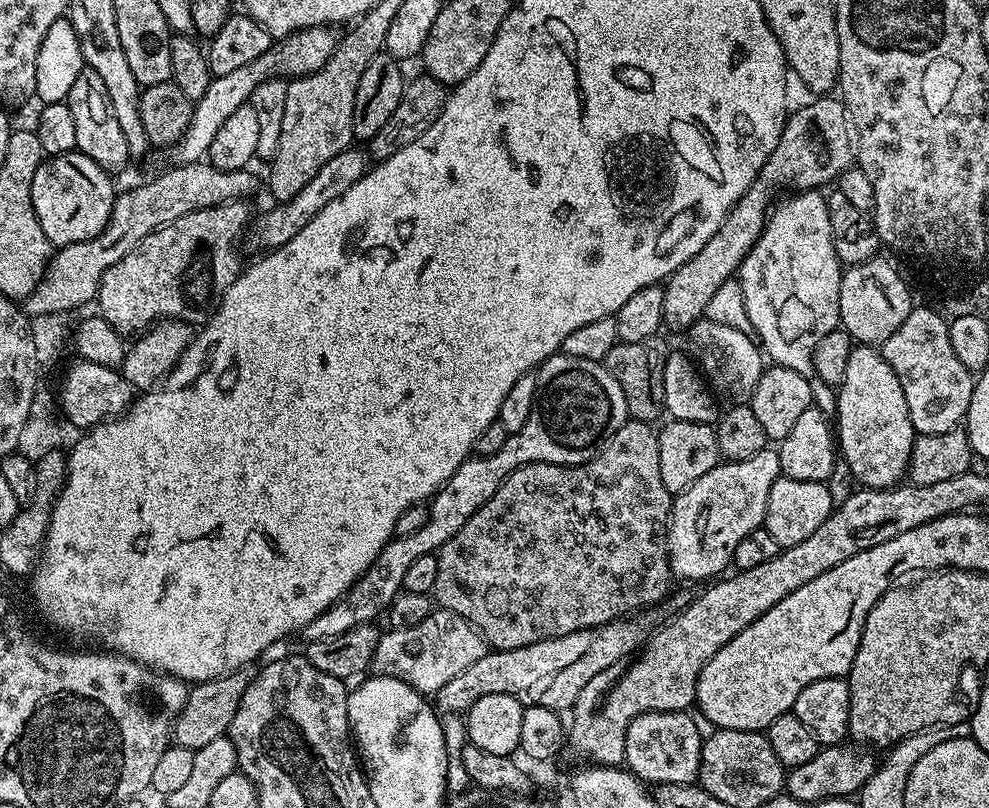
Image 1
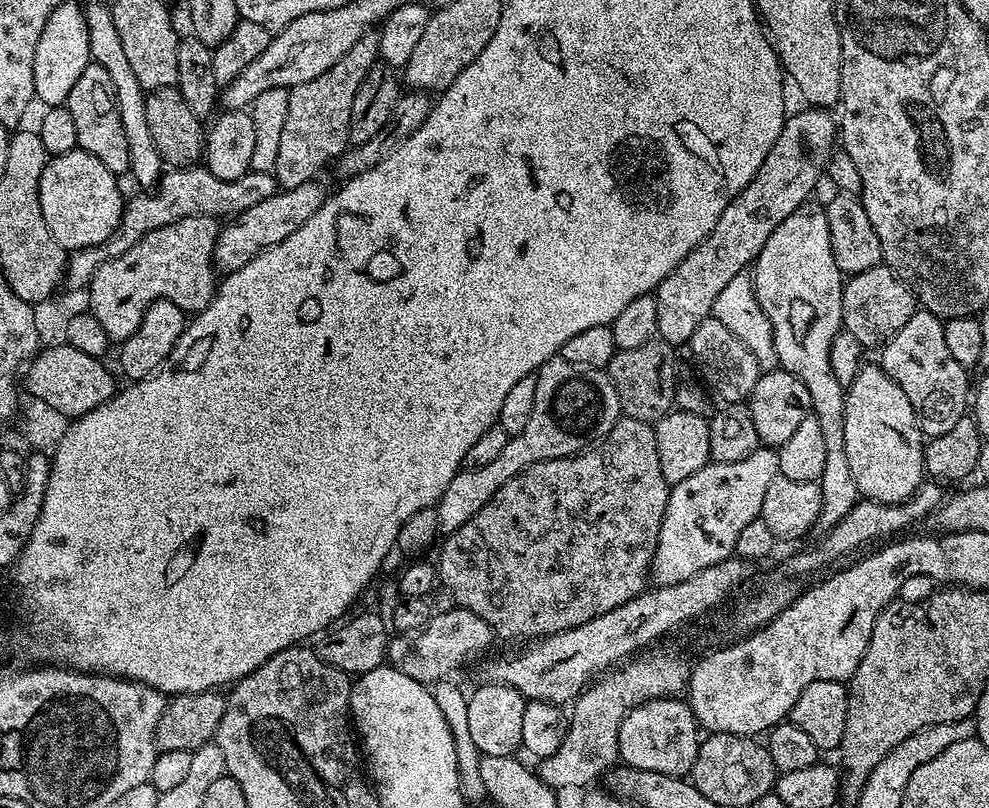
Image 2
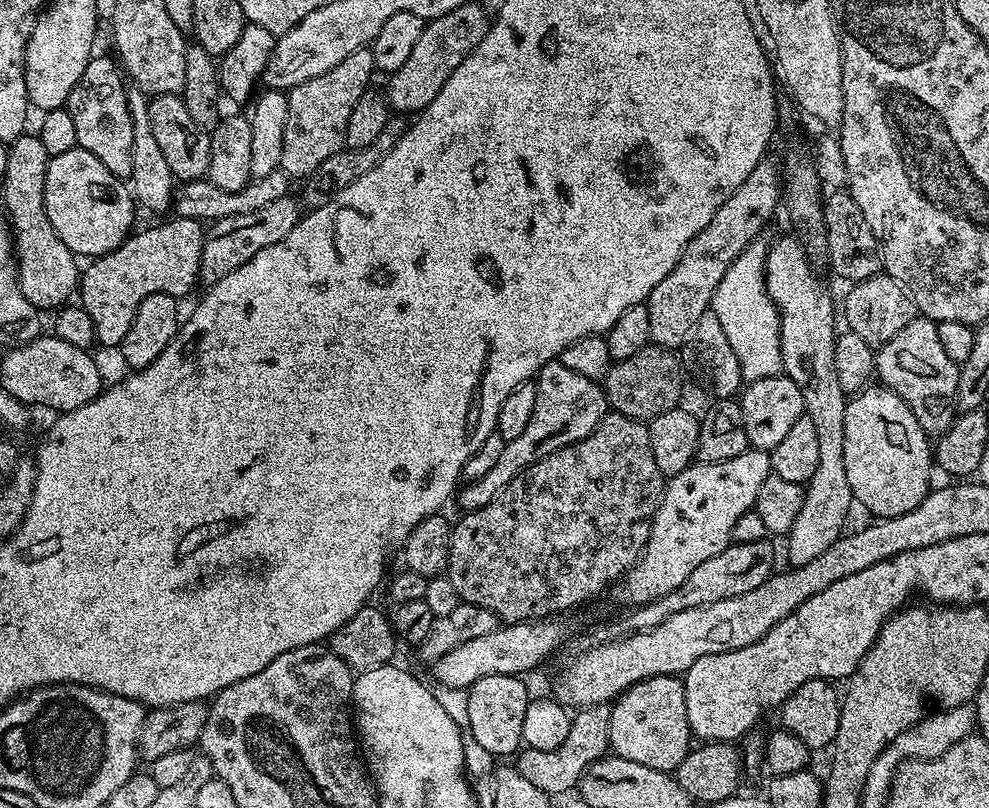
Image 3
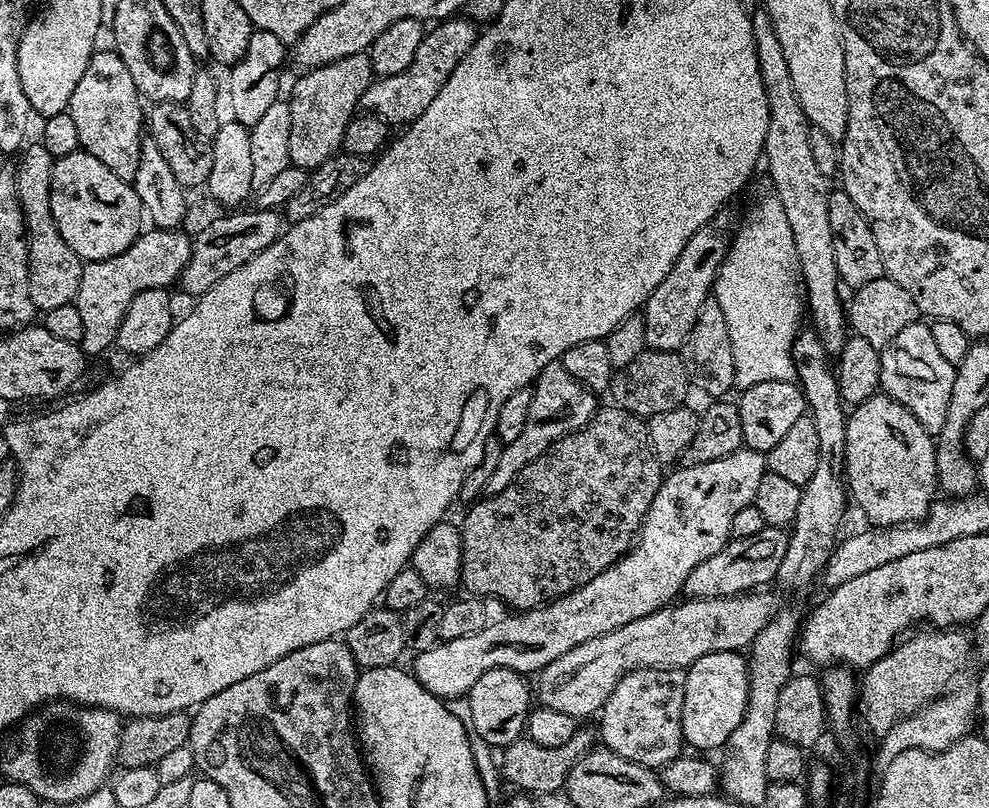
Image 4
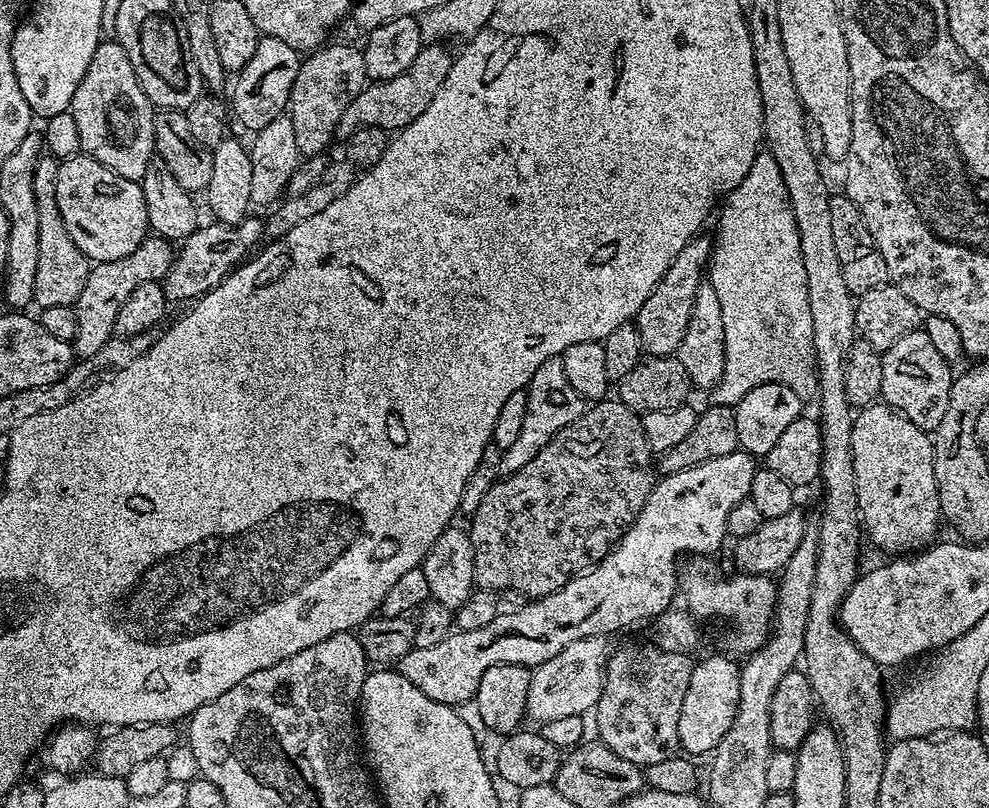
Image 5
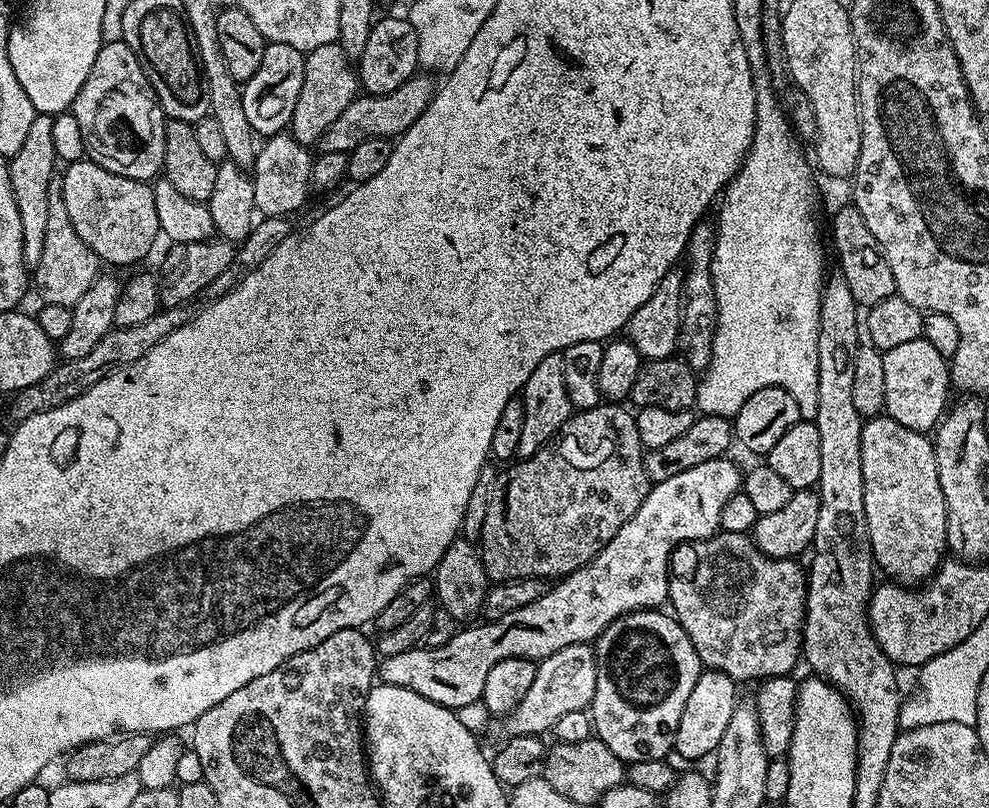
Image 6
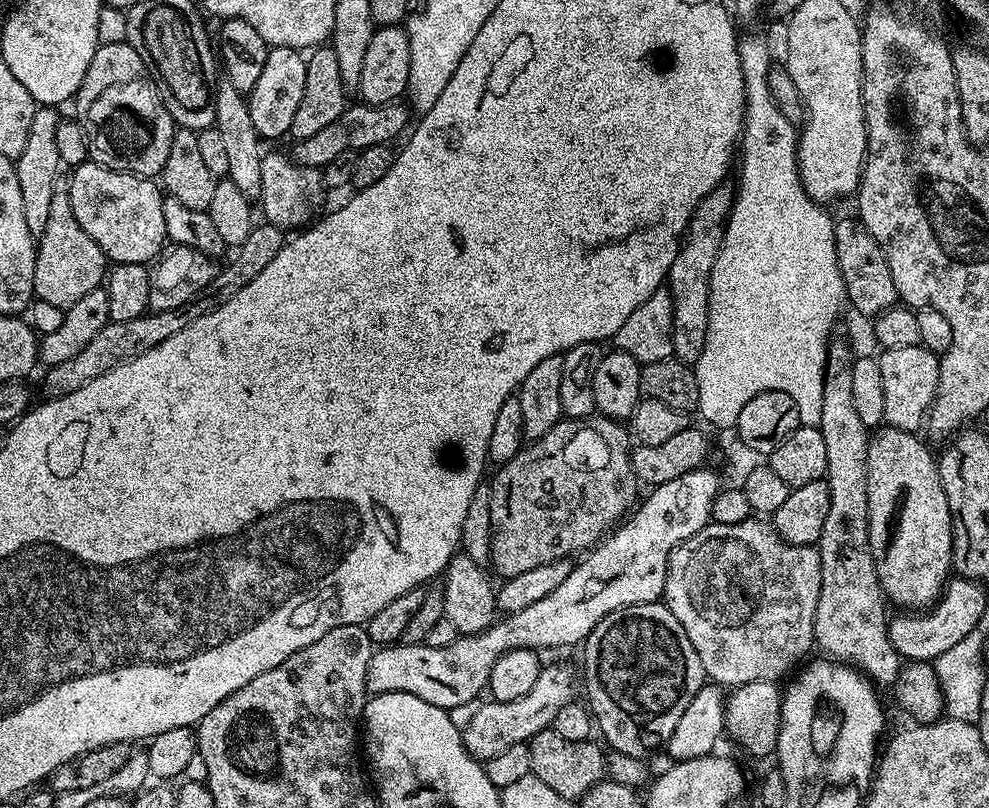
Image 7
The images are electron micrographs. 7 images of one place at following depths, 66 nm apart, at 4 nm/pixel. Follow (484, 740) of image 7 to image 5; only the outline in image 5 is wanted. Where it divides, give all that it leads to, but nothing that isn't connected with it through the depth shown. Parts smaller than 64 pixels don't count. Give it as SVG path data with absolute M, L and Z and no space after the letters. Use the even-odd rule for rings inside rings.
M603 636L582 638L578 642L570 642L570 646L566 646L558 654L554 654L554 658L535 665L530 678L530 690L526 694L527 719L529 721L537 720L537 725L542 726L546 722L555 722L557 718L574 718L591 713L604 689L604 672L608 669L610 655L608 642Z

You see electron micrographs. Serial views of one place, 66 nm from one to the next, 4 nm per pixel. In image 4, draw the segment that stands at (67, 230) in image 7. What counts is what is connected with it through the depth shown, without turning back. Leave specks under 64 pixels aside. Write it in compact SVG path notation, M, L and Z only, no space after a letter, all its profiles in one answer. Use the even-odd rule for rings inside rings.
M32 143L19 153L16 181L18 182L18 198L22 202L22 214L28 231L30 298L34 298L34 306L41 313L45 313L54 310L54 306L66 306L75 301L78 294L78 282L82 282L85 261L81 260L78 254L74 254L70 246L66 246L66 238L58 234L54 214L50 214L50 182L57 157L52 156L44 144Z

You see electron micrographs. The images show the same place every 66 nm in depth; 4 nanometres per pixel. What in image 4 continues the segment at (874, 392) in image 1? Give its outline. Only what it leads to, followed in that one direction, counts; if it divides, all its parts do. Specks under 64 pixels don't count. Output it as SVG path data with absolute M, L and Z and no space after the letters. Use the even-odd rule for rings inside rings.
M877 394L866 402L855 405L847 413L846 450L844 470L846 488L864 511L869 525L878 528L893 528L896 524L912 524L928 515L933 500L938 496L936 479L936 446L933 437L920 425L918 418L889 396Z

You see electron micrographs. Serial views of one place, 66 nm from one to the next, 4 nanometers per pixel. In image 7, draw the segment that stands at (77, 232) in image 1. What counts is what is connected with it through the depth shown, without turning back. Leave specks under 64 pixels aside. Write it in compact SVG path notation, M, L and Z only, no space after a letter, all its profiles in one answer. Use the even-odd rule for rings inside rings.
M91 162L75 165L71 172L72 177L66 181L66 187L74 218L78 218L78 226L98 242L113 265L147 265L161 255L168 231L166 214L162 214L165 193L155 179Z

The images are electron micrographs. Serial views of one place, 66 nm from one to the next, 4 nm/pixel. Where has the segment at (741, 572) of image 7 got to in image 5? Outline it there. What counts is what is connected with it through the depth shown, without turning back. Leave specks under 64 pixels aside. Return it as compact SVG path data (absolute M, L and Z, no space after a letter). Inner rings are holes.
M692 558L687 561L689 564L685 568L683 565L682 575L678 580L682 600L684 596L683 607L701 621L725 620L732 627L732 632L724 636L724 644L729 648L727 651L737 652L732 654L747 658L768 640L772 618L776 614L777 581L772 576L747 574L735 574L736 576L730 577L729 580L723 580L719 570L708 560L711 559Z

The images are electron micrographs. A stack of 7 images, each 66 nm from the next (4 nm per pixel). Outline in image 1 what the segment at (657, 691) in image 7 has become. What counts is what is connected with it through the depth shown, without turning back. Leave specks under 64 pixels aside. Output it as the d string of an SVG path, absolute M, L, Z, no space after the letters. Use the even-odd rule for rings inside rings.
M687 711L647 712L634 718L626 730L627 771L648 786L697 783L704 740L688 715Z

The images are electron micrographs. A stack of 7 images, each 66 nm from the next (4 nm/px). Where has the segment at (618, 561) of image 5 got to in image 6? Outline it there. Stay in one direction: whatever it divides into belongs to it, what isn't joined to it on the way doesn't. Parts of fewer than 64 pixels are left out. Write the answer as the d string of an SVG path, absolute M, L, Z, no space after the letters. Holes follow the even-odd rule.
M721 458L719 460L711 460L710 462L702 462L702 466L694 466L690 470L682 470L682 474L674 474L674 478L666 478L666 482L658 482L657 484L652 484L651 487L649 487L648 493L646 494L646 498L642 502L642 506L638 506L638 510L634 514L634 518L630 518L630 522L626 522L622 526L622 530L618 530L618 534L614 534L614 538L612 539L612 541L609 542L608 545L604 547L602 551L600 551L598 555L595 556L594 559L591 560L591 562L589 562L586 565L586 567L580 568L579 570L577 570L577 572L572 572L569 576L563 577L563 579L561 579L559 583L557 583L555 586L552 586L552 587L557 586L557 588L549 587L542 594L542 598L538 598L534 602L530 602L530 606L522 606L522 610L514 610L510 614L506 614L505 616L503 616L502 618L498 618L497 620L488 620L487 622L483 622L484 624L478 624L479 622L473 623L471 626L468 626L468 627L473 626L473 628L468 628L465 630L465 632L464 632L464 629L457 631L456 635L450 638L448 642L446 642L442 646L438 646L437 648L419 646L416 648L412 648L410 650L406 650L406 652L402 654L394 654L393 657L383 657L383 659L381 659L378 664L379 679L383 681L383 683L389 684L390 686L402 686L406 690L414 690L414 694L422 694L422 698L430 698L430 702L438 702L444 708L451 708L455 710L455 709L461 708L462 706L470 706L470 702L474 702L475 700L479 700L481 699L481 697L483 697L484 687L486 686L486 674L490 674L490 670L492 669L492 667L498 666L498 662L500 660L505 660L506 658L526 658L527 660L534 660L534 661L539 662L541 660L545 660L545 658L549 656L550 654L554 654L558 650L562 650L563 648L565 648L566 646L570 646L571 644L587 644L589 642L595 641L596 637L602 634L602 630L606 630L606 626L610 626L610 622L614 622L616 619L619 618L619 616L625 616L625 614L627 614L628 612L639 612L641 610L659 609L661 605L663 605L660 603L662 602L665 603L665 601L668 600L668 570L672 563L673 550L675 550L675 548L677 548L679 544L687 544L688 541L690 540L705 540L706 538L715 536L716 533L720 531L720 519L722 518L722 506L726 506L726 502L728 501L728 499L730 499L731 496L733 496L735 492L741 491L741 488L742 488L742 468L739 468L739 466L736 465L734 461L732 461L732 458Z

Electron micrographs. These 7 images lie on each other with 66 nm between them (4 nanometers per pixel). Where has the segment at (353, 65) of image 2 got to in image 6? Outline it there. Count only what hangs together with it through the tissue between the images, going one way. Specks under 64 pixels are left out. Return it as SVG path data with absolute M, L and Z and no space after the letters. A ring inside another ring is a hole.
M339 42L318 46L318 50L307 53L304 58L304 73L302 74L302 91L298 93L298 102L294 106L294 114L290 125L290 134L296 141L305 146L319 145L322 134L338 119L338 114L350 106L350 102L358 95L358 72L350 65L350 57L344 53Z

